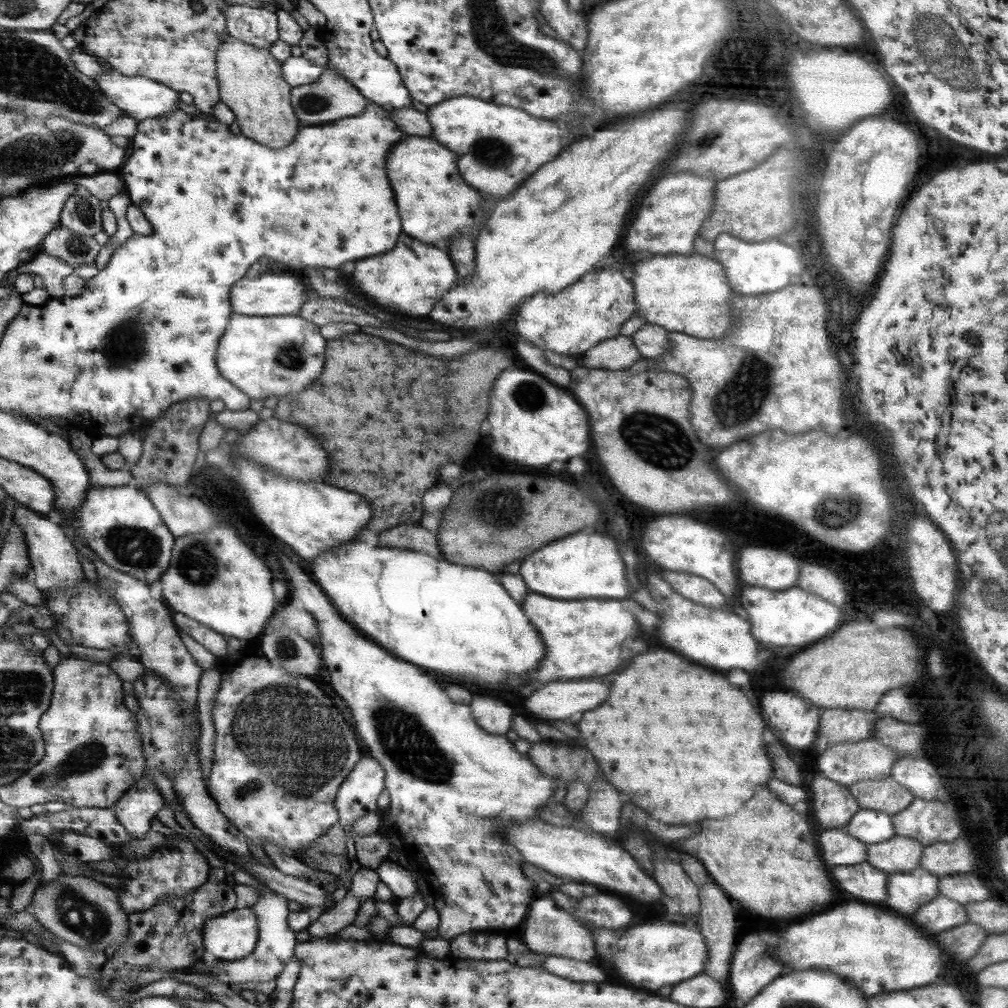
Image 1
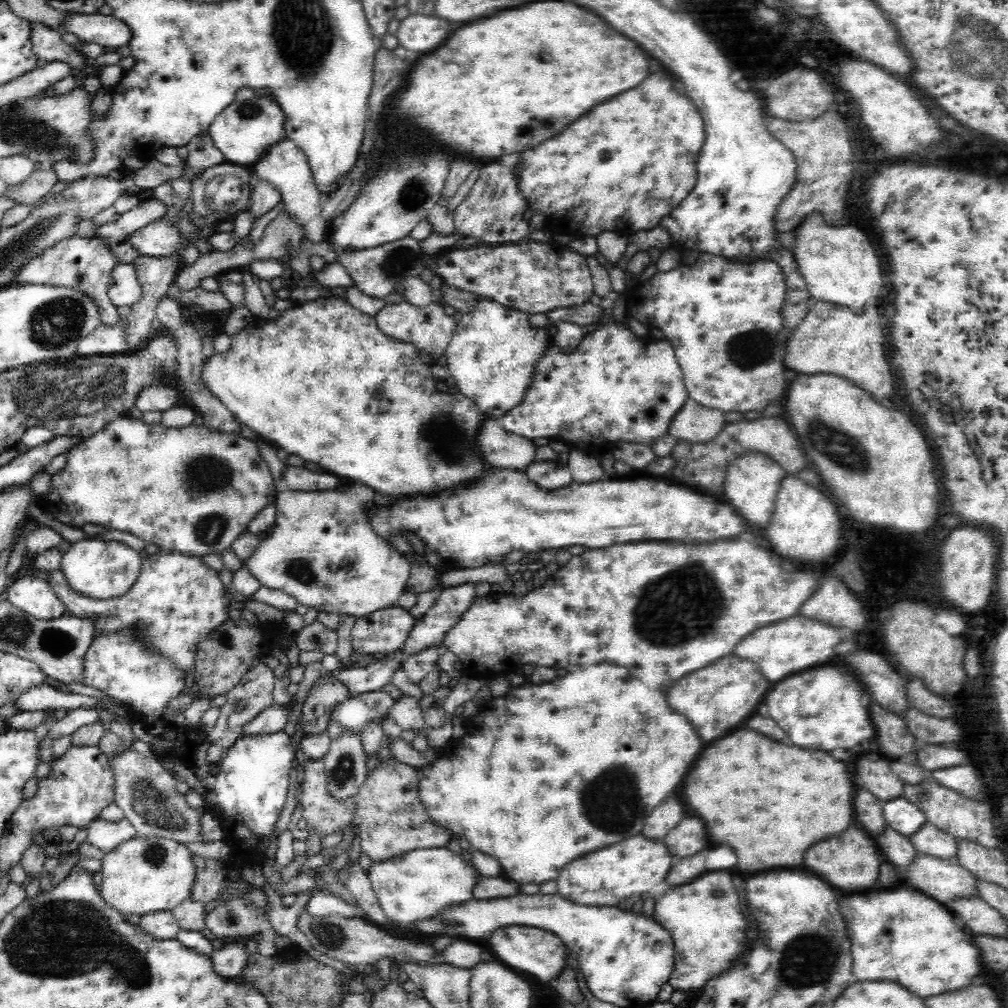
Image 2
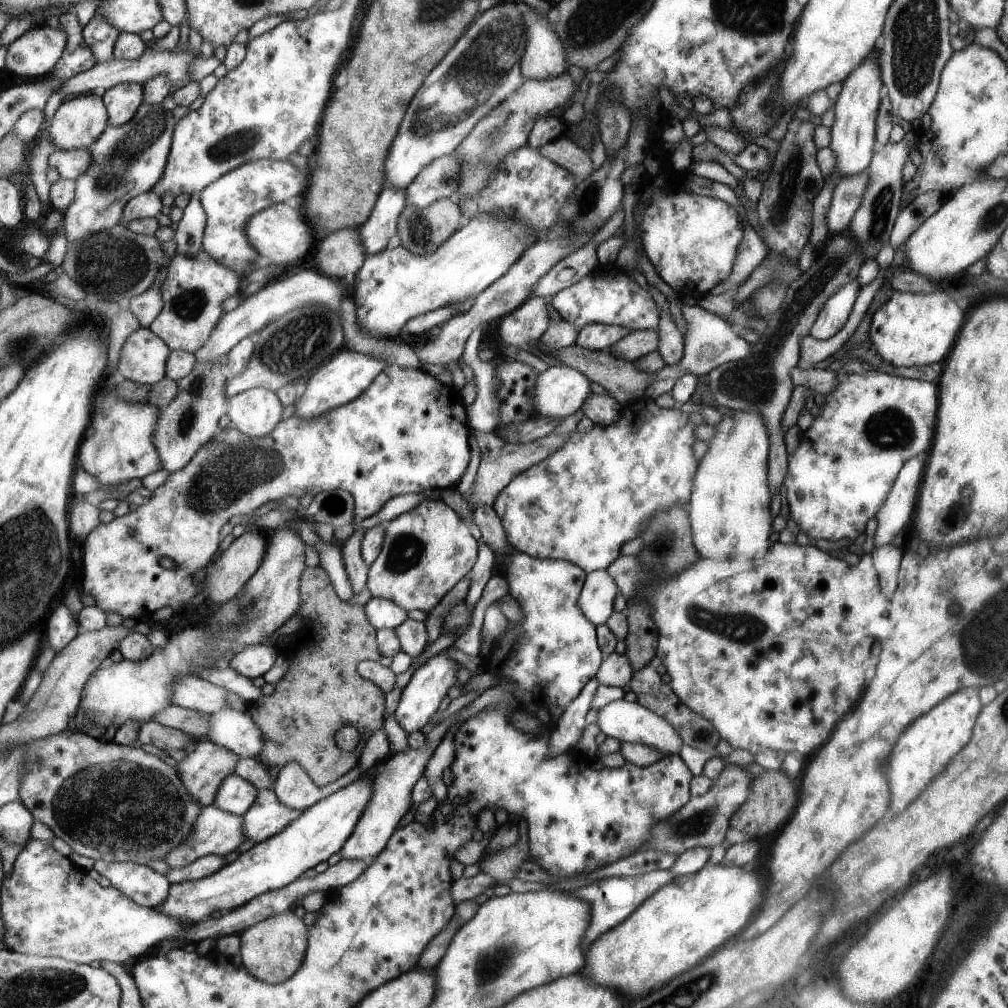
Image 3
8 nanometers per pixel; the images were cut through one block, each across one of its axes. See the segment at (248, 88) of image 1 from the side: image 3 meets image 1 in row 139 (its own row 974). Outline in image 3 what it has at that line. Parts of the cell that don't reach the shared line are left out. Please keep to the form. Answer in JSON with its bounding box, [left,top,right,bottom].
[239,908,309,984]

